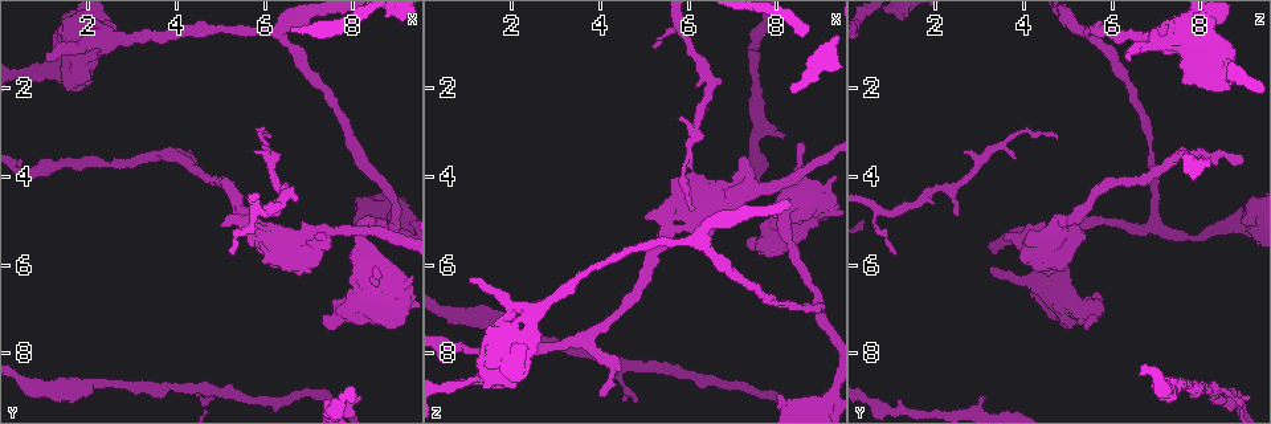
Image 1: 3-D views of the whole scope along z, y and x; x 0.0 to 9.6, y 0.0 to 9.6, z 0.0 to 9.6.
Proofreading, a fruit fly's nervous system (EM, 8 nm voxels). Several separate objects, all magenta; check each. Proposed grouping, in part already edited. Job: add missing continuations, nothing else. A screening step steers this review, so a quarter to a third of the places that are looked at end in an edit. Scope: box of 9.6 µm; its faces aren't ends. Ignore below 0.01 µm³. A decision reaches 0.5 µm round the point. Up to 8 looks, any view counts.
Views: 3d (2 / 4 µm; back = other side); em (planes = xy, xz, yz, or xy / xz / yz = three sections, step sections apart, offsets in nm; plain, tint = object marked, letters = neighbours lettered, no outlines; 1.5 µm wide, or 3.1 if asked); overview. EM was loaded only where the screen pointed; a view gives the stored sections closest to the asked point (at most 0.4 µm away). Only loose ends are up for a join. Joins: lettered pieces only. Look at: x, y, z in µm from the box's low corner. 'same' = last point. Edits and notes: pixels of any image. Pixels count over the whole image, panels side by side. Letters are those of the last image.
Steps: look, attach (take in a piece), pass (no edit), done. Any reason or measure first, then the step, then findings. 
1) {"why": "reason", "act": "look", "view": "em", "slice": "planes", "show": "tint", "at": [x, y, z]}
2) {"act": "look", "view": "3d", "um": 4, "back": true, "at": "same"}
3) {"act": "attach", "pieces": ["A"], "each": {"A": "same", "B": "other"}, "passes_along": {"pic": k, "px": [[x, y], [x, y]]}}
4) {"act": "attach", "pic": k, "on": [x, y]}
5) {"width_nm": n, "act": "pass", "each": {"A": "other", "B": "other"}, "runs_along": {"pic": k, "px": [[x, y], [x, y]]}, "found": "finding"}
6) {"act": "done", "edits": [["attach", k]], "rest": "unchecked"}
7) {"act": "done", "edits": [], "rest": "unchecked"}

{"why": "tapers out", "act": "look", "view": "3d", "um": 2, "back": true, "at": [1.10, 1.45, 6.45]}

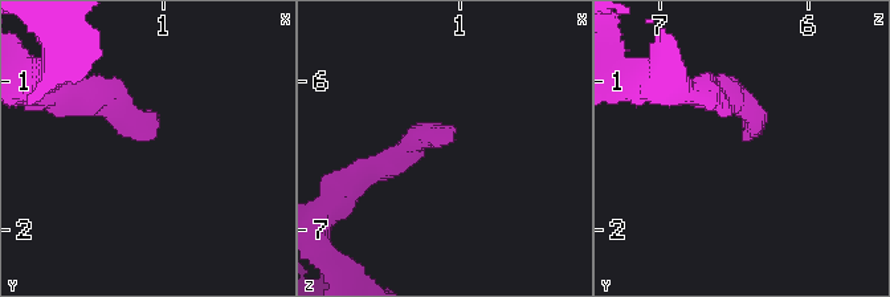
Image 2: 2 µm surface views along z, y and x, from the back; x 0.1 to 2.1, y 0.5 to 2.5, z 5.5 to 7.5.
{"why": "shape alone is not enough", "act": "look", "view": "em", "slice": "planes", "show": "letters", "at": [1.12, 1.42, 6.42]}

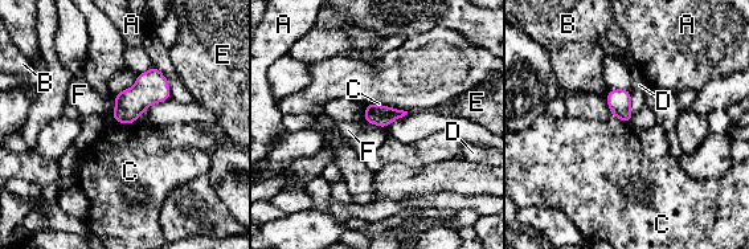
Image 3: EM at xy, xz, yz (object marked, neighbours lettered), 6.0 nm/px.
{"width_nm": 130, "act": "pass", "each": {"A": "other", "B": "other", "C": "other", "D": "other", "E": "other", "F": "other"}, "border": {"pic": 3, "px": [[610, 115], [629, 125]]}, "found": "none of them fits"}

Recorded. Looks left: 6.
{"act": "look", "view": "em", "slice": "planes", "show": "plain", "at": [7.15, 5.35, 3.50]}

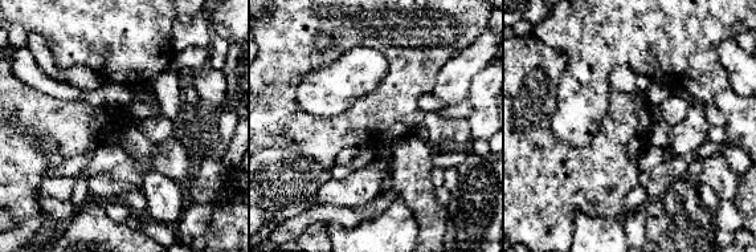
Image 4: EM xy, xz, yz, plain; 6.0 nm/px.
{"act": "look", "view": "em", "slice": "planes", "show": "tint", "at": "same"}

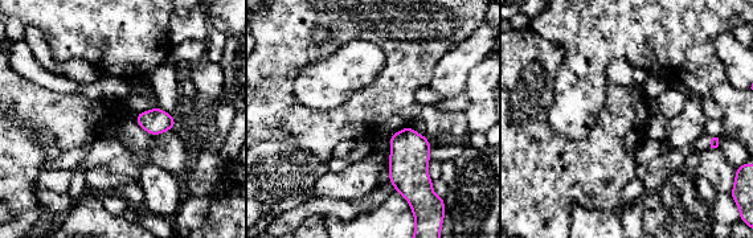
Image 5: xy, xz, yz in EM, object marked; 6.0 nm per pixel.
{"why": "see the neighbours", "act": "look", "view": "em", "slice": "planes", "show": "letters", "at": "same"}

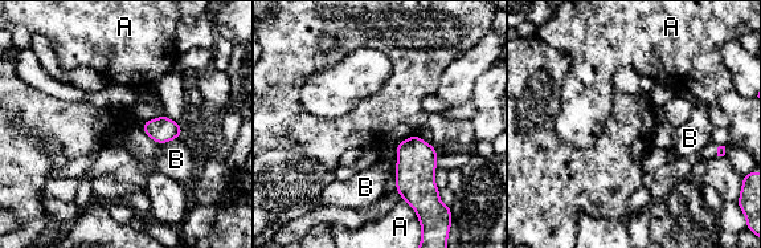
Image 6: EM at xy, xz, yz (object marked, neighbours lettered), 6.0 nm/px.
{"act": "pass", "each": {"A": "other", "B": "other"}, "found": "no lettered piece goes on from it"}

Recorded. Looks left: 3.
{"act": "look", "view": "3d", "um": 4, "at": [5.25, 5.75, 1.10]}

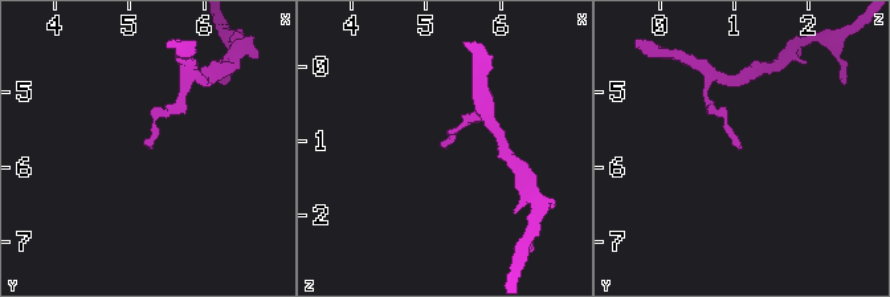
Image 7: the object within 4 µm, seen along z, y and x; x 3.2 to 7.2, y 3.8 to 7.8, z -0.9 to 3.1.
{"act": "look", "view": "em", "slice": "xy", "step": 8, "show": "tint", "at": [5.25, 5.70, 1.15]}

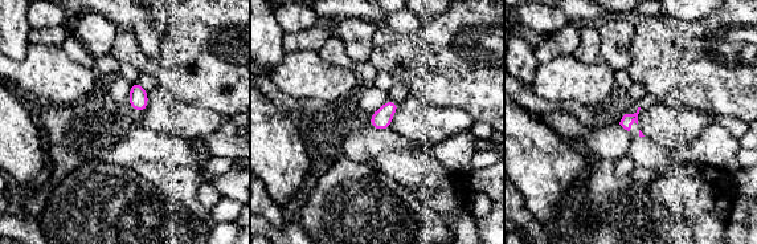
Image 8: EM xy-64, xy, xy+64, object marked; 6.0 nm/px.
{"why": "another direction", "act": "look", "view": "em", "slice": "planes", "show": "letters", "at": "same"}

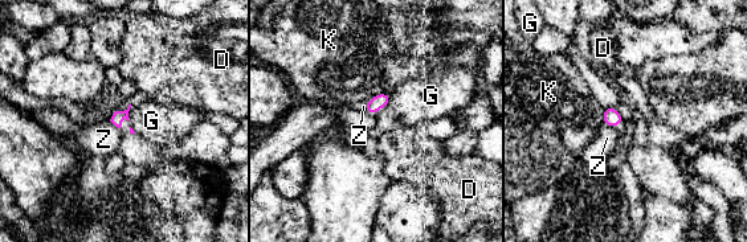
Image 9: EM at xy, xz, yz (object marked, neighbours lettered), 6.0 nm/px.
{"width_nm": 90, "act": "pass", "each": {"D": "other", "G": "other", "K": "other", "Z": "other"}, "border": {"pic": 9, "px": [[391, 94], [388, 105], [376, 115]]}, "found": "no lettered piece goes on from it"}

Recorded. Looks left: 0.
{"act": "done", "edits": [], "rest": "unchecked"}

